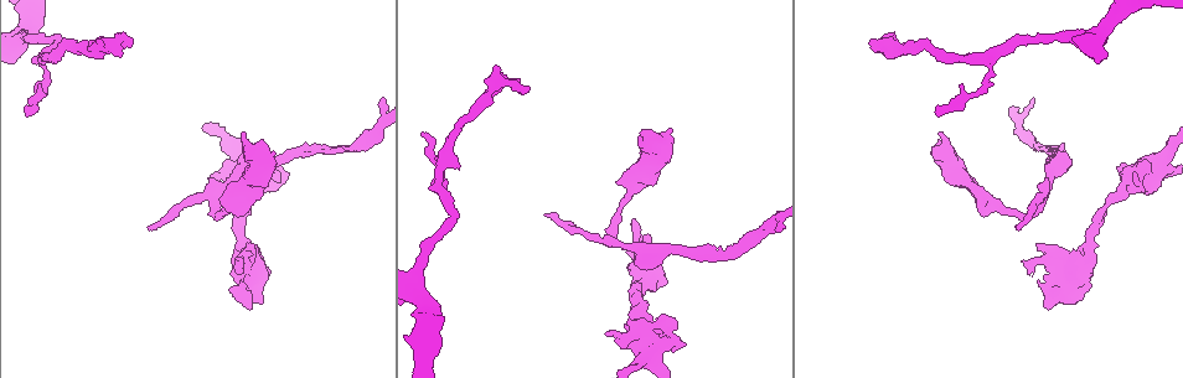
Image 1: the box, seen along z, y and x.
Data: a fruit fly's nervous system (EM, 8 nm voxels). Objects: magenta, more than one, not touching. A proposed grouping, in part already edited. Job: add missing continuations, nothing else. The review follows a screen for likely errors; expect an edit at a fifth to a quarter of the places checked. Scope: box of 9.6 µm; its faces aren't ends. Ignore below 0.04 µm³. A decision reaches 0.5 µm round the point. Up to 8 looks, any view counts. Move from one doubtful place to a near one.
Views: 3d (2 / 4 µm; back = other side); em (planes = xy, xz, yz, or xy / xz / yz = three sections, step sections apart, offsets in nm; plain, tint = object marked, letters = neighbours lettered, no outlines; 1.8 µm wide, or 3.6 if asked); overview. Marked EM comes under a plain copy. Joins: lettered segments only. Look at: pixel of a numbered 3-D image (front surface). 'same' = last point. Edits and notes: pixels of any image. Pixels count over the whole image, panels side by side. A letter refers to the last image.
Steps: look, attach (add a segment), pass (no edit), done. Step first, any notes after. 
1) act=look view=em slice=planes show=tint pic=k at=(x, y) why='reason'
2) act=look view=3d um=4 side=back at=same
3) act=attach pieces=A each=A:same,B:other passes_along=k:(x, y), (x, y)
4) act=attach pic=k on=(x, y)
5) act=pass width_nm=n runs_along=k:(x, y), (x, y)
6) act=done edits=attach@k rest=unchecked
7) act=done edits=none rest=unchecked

act=look view=em slice=planes show=letters pic=1 at=(547, 215) why='free end'

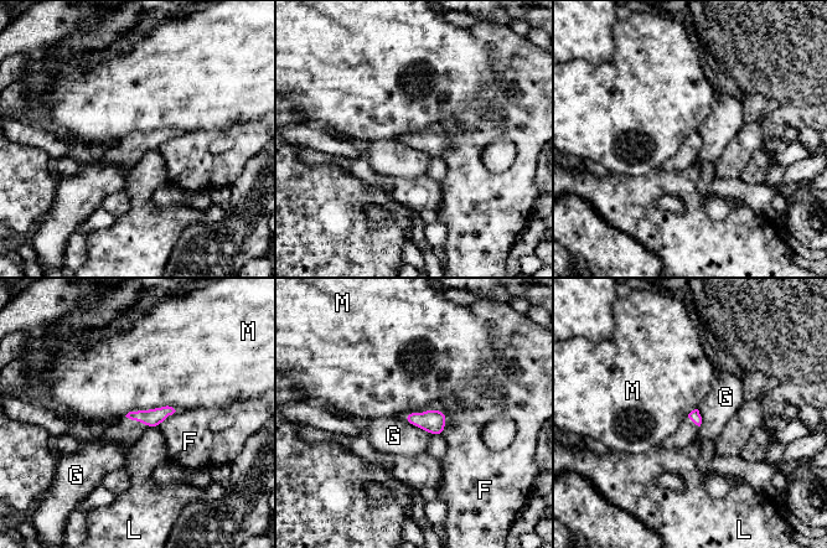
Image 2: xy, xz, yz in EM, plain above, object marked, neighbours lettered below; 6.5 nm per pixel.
act=attach pieces=L longest_contact=M:340nm each=F:other,G:other,L:same,M:other found='it goes on there'

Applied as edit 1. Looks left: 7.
act=look view=em slice=planes show=letters pic=1 at=(241, 280) why='branch stops here'

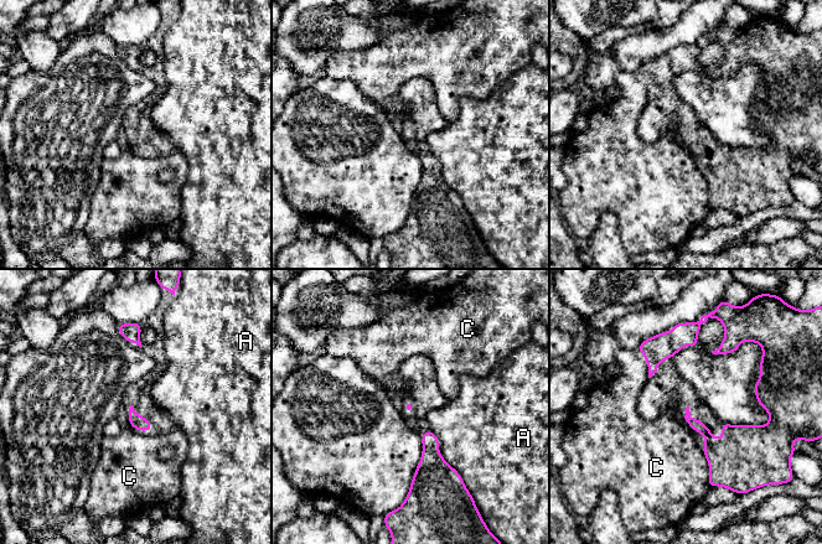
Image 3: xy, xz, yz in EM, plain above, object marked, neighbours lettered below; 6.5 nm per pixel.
act=pass each=A:other,C:other found='no lettered segment goes on from it'

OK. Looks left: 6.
act=done edits=attach@2 rest=unchecked

